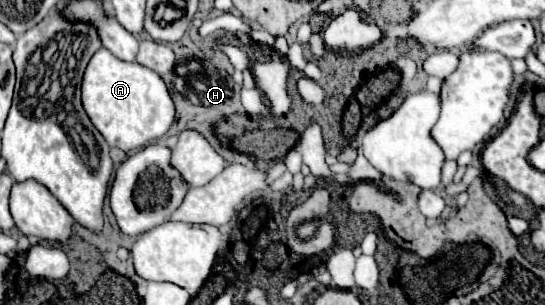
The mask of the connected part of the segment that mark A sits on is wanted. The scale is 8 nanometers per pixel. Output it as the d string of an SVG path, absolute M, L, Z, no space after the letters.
M99 48L87 64L81 86L83 108L109 146L131 152L161 138L175 120L175 106L159 74L137 62L123 62Z

